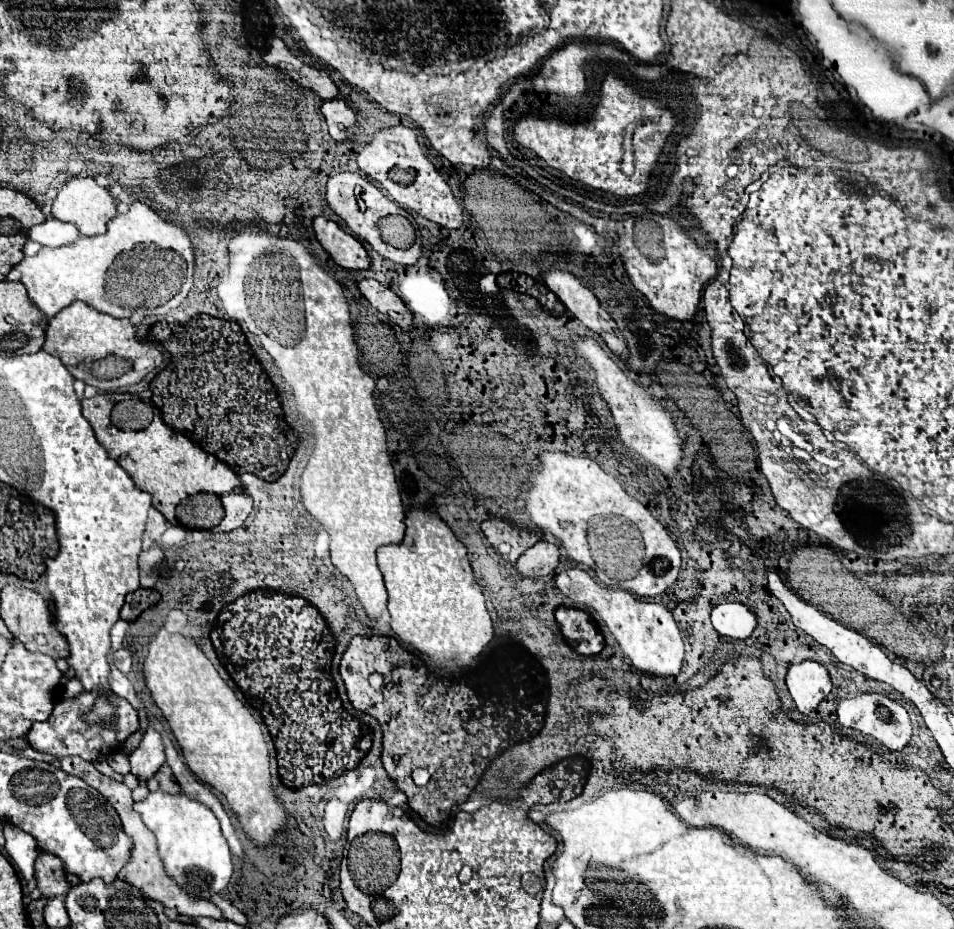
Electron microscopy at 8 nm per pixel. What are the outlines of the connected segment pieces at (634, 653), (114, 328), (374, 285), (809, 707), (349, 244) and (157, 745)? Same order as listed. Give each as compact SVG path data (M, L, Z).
M569 568L559 572L557 588L575 604L593 608L603 618L603 622L615 636L617 644L621 646L623 654L631 660L631 664L637 670L655 678L669 678L679 674L683 662L683 638L677 628L677 622L665 606L639 600L627 590L599 586L595 578L581 568Z
M73 302L57 316L49 318L43 350L51 356L57 356L77 380L91 384L101 392L109 392L125 386L125 376L117 376L117 380L101 380L101 376L93 376L93 364L97 364L97 360L105 360L105 356L117 356L117 360L129 360L131 372L131 356L141 350L141 342L135 338L135 326L129 320L119 320L109 314L101 314L83 302Z
M361 278L357 280L357 288L373 308L377 308L379 312L385 312L391 320L395 320L395 324L411 328L413 320L409 316L409 310L405 308L401 298L395 296L387 286L383 286L373 278Z
M805 660L789 668L787 688L797 710L801 714L809 714L831 692L831 678L825 666L813 660Z
M315 216L313 230L315 230L319 244L325 248L325 252L333 258L335 264L339 264L341 268L349 268L349 270L369 268L371 260L369 260L363 244L355 236L343 232L339 228L339 224L335 224L323 216Z
M151 726L143 734L143 740L137 746L137 750L129 754L129 762L131 762L131 774L137 776L139 780L149 780L153 772L157 772L165 764L161 736Z

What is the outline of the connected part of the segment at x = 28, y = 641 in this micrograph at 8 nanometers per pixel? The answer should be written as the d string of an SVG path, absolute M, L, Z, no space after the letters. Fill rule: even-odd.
M9 582L1 590L1 618L7 624L7 628L13 632L13 636L19 642L23 642L29 650L47 654L51 658L65 658L65 656L69 656L67 640L53 626L47 602L45 602L45 598L39 592L23 588L23 586L17 586L15 582Z

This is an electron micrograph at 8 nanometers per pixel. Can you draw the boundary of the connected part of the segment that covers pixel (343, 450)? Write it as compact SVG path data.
M281 238L273 256L289 256L293 260L293 276L229 276L219 282L221 302L231 320L241 328L255 332L261 346L271 354L283 380L293 390L297 402L297 418L313 428L315 448L301 474L301 500L309 516L323 524L331 536L331 562L353 584L357 600L371 620L379 620L387 610L387 592L383 576L375 562L375 550L383 544L401 544L405 536L405 510L395 482L393 466L387 454L385 428L375 408L375 382L363 374L357 362L357 344L349 318L349 306L337 280L323 272L303 244Z

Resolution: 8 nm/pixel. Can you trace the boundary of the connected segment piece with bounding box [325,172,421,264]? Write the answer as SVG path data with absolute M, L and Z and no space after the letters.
M341 172L341 174L335 174L327 180L327 186L325 186L325 200L329 204L329 208L365 242L369 242L373 246L375 252L379 252L383 258L387 260L393 260L397 264L415 264L419 254L421 254L421 244L413 244L411 248L407 250L397 250L389 244L385 244L379 236L379 230L377 230L377 220L387 216L387 214L403 214L403 216L409 216L407 210L403 210L395 200L389 200L385 194L381 194L381 190L377 186L373 186L369 180L365 180L361 174L353 174L353 172Z

